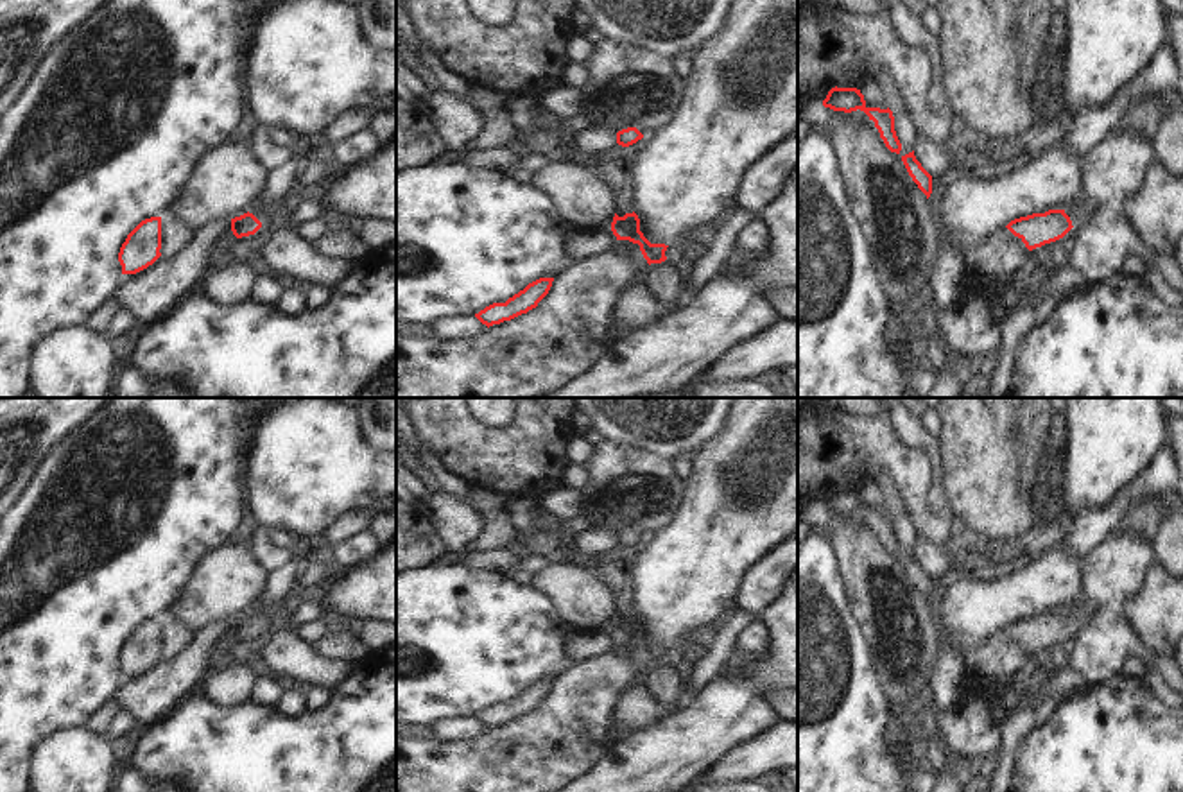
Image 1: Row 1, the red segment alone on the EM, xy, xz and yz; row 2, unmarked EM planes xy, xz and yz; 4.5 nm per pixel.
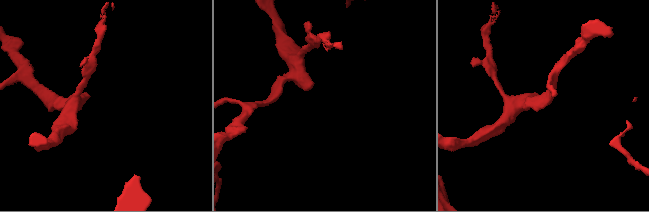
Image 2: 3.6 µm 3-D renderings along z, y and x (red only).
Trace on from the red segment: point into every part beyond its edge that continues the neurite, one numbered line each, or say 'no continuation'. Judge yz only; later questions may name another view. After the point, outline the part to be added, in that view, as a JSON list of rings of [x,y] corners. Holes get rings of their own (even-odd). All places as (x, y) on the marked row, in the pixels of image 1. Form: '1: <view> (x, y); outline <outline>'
1: yz (1083, 206); outline [[[1083,192],[1066,210],[1065,213],[1070,217],[1072,226],[1083,224],[1102,202],[1090,197]]]

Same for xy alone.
1: xy (262, 214); outline [[[258,202],[253,204],[249,213],[253,213],[262,224],[267,222],[272,208],[271,206],[260,206]]]

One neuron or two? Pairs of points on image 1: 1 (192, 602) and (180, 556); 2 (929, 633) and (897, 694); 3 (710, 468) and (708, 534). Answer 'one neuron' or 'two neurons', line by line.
1: two neurons
2: one neuron
3: one neuron

